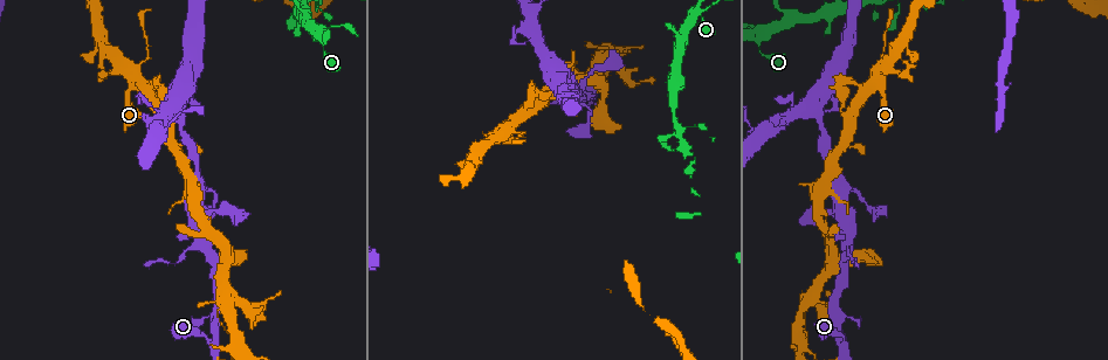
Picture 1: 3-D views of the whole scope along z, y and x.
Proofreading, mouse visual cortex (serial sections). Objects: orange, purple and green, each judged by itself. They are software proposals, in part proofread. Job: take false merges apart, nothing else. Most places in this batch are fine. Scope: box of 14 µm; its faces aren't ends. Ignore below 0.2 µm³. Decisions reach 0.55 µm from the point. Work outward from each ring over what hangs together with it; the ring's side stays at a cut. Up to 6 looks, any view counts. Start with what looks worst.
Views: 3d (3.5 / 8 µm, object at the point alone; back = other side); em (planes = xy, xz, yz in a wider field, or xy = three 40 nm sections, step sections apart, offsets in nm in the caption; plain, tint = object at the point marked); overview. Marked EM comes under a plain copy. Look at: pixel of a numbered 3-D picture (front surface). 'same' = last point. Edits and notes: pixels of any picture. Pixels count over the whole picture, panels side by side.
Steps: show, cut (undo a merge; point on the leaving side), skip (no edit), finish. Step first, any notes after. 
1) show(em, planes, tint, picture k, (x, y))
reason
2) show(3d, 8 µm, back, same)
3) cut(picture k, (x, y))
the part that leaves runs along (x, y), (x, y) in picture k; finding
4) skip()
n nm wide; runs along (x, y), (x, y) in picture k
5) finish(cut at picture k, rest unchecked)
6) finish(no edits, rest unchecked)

show(3d, 3.5 µm, back, picture 1, (820, 112))
arms part here

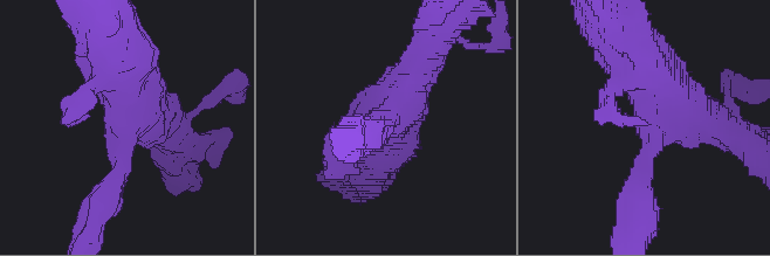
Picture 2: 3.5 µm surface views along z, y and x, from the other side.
show(em, xy, step 3, tint, picture 2, (124, 116))
now the EM

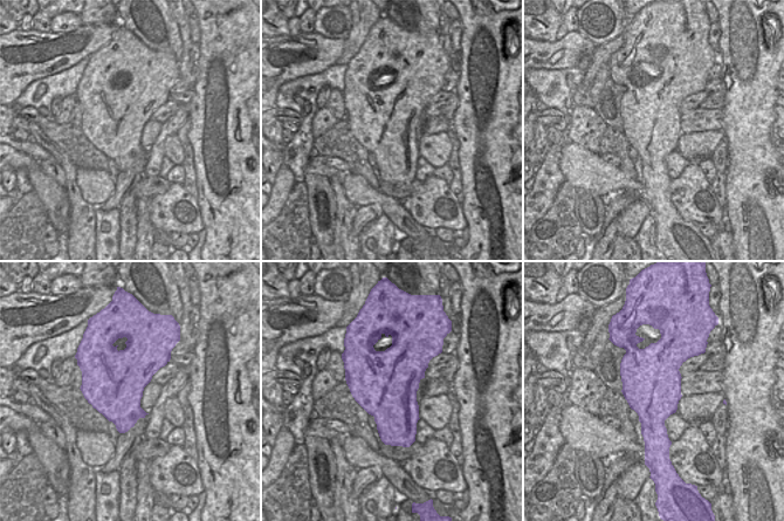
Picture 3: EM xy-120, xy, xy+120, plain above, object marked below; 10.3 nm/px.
skip()
runs along (109, 189), (124, 99), (105, 53) in picture 2; all the same cell

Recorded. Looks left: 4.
show(3d, 3.5 µm, picture 1, (696, 12))
arms part here

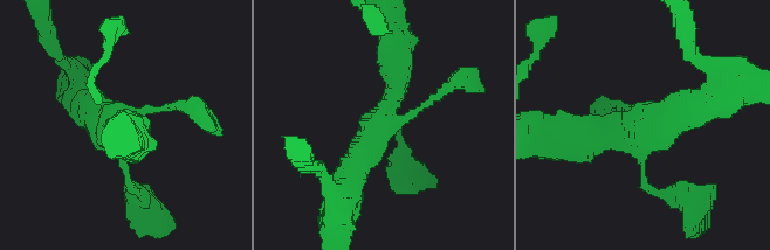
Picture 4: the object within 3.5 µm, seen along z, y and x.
show(em, xy, step 5, tint, picture 4, (647, 140))
need the tissue

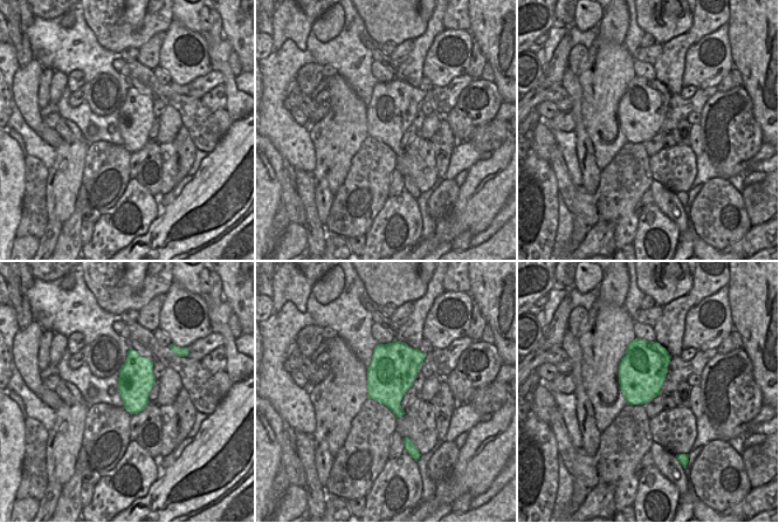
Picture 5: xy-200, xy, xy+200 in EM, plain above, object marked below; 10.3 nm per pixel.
skip()
runs along (139, 192), (107, 119), (86, 105) in picture 4; continuous, no second cell

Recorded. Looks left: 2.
show(3d, 3.5 µm, picture 1, (836, 260))
abrupt turn

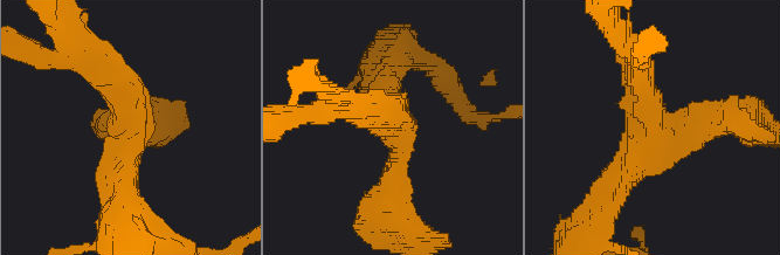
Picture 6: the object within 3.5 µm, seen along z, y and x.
show(em, xy, step 5, tint, picture 6, (650, 133))
3 arms; arms of 350, 350, 350 nm

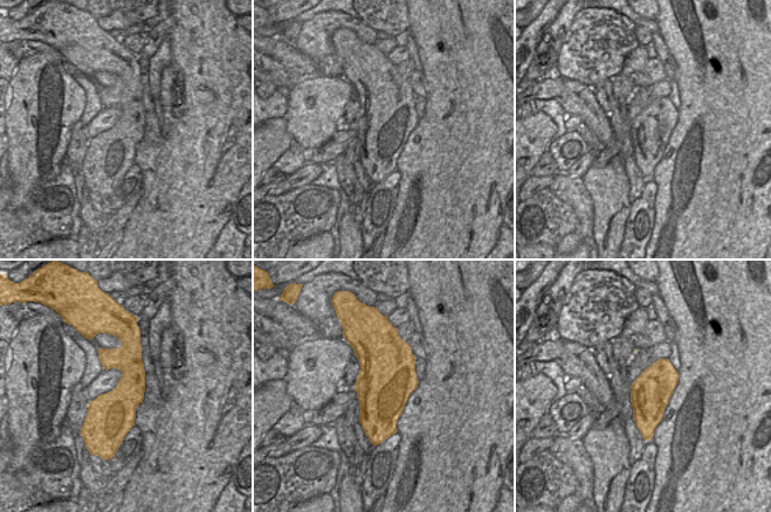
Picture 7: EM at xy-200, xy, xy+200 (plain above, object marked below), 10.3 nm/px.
skip()
runs along (641, 64), (650, 144), (608, 198) in picture 6; all the same cell

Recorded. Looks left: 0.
finish(no edits, rest unchecked)

